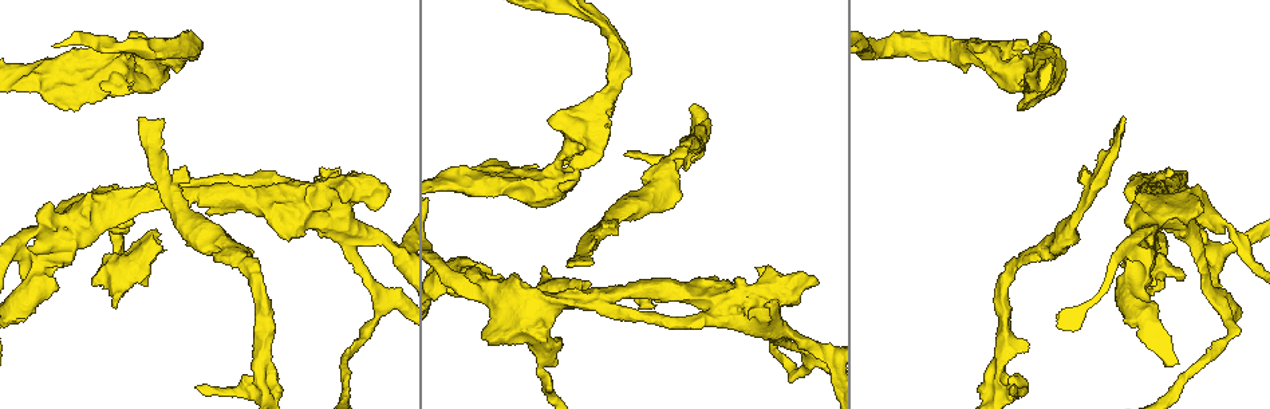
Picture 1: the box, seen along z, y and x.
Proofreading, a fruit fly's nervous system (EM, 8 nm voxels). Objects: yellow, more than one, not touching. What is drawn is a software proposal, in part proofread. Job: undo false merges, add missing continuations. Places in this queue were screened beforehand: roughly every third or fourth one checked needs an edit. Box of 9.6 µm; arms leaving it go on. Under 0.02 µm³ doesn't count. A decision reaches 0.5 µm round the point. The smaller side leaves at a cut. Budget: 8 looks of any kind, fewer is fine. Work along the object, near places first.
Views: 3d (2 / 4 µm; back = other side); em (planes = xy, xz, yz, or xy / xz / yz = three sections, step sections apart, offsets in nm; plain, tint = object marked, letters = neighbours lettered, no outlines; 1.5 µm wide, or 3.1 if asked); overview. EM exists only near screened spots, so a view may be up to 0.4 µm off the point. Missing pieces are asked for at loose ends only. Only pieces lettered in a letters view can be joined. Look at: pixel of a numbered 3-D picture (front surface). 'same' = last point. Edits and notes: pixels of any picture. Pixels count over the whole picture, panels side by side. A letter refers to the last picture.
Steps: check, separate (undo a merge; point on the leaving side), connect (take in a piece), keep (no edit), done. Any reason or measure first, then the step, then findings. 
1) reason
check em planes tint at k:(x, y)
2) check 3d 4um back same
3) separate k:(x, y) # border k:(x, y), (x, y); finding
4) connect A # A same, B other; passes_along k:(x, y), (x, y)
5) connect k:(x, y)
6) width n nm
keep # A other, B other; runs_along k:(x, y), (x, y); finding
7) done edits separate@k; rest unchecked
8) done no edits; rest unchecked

sudden change in width
check 3d 4um back at 1:(173, 195)

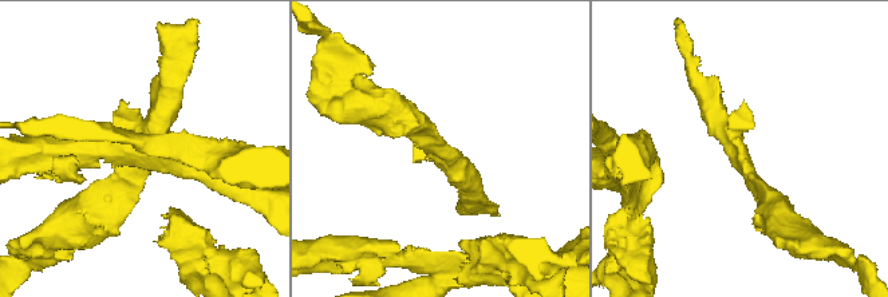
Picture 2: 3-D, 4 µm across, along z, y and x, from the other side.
need the tissue
check em planes tint at 2:(735, 148)

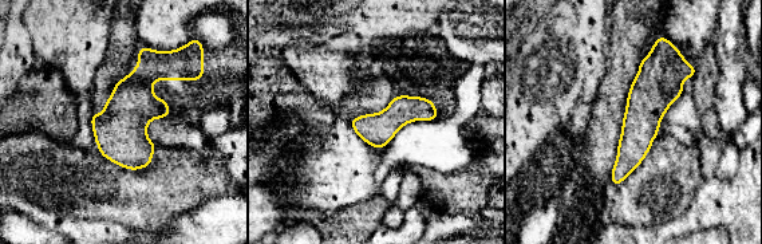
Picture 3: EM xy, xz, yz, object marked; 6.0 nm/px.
what lies round it
check em planes letters same

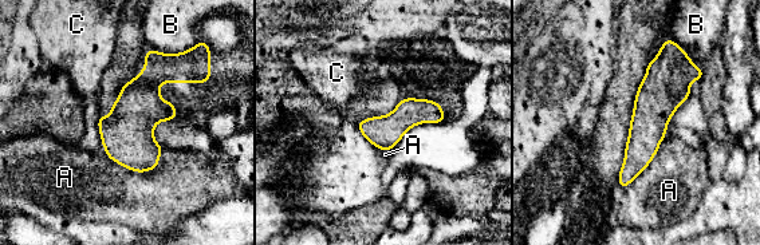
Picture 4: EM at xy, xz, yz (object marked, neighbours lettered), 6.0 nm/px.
keep # A other, B other, C other; border 4:(164, 149), (145, 172), (107, 155); continuous, no second neuron

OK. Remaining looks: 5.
branch stops here
check em planes letters at 1:(1124, 118)

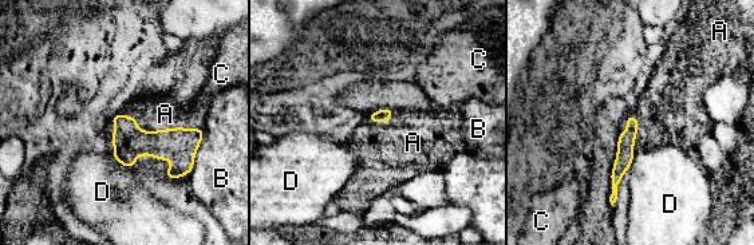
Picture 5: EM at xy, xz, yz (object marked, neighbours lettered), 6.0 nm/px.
connect A # A same, B other, C other, D other; it goes on there

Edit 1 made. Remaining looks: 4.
check overview

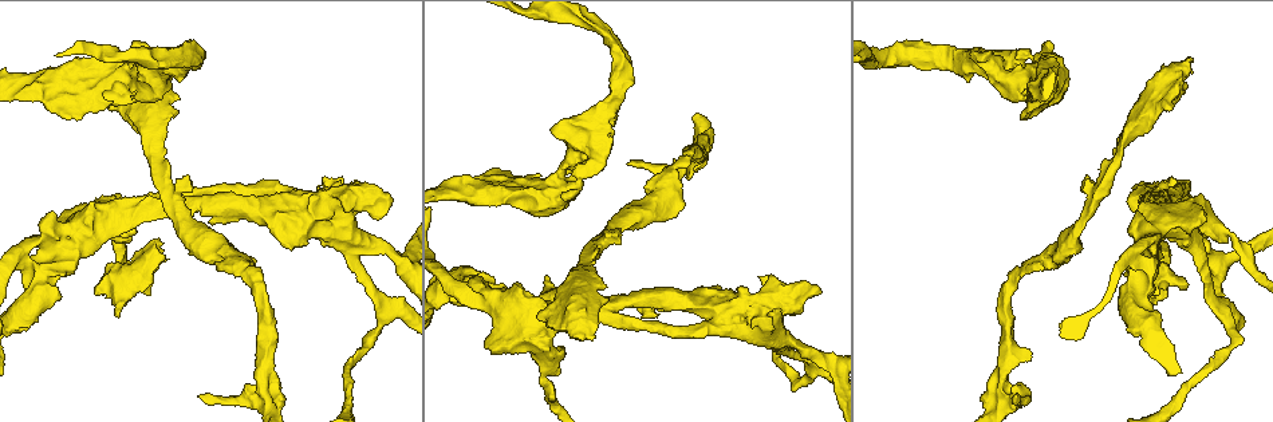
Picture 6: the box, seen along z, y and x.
branch stops here
check 3d 4um at 6:(690, 177)

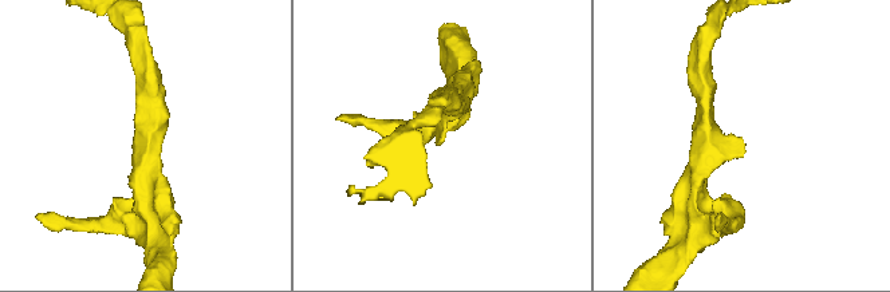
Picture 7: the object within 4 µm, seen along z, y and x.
check em planes letters at 7:(742, 156)

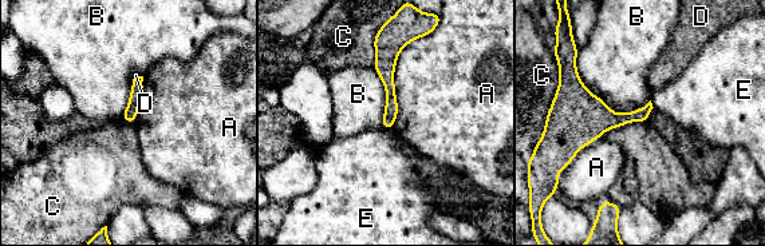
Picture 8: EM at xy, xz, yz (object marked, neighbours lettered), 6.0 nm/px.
keep # A other, B other, C other, D other, E other; runs_along 8:(383, 38), (390, 88), (389, 126); no lettered piece goes on from it

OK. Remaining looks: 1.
done edits connect@5; rest unchecked

